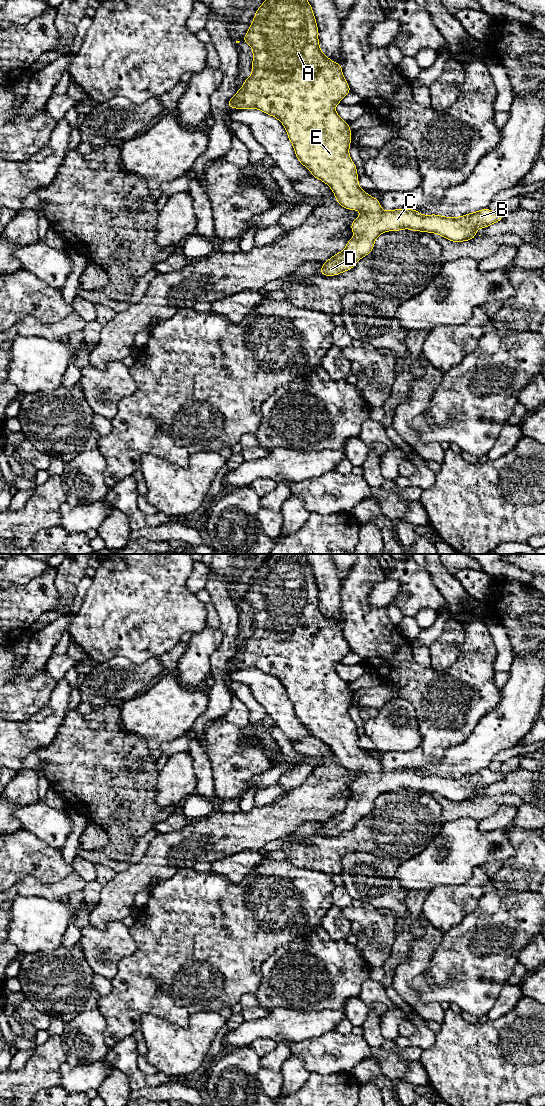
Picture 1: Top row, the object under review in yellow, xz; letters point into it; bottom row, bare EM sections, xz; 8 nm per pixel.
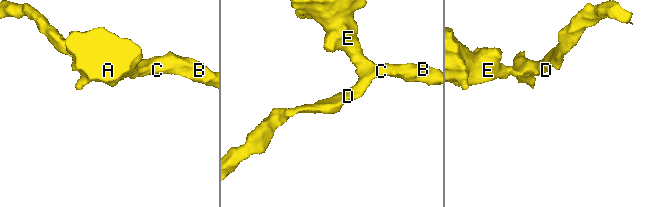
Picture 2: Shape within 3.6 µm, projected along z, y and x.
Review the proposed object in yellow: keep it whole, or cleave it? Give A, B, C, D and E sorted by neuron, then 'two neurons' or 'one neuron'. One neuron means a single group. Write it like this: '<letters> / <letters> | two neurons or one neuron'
A B C D E | one neuron

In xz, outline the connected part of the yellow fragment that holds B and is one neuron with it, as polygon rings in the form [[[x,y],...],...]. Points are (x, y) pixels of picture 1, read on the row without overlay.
[[[270,554],[256,571],[253,582],[242,600],[248,603],[253,611],[251,636],[244,641],[241,649],[229,660],[227,667],[255,668],[277,678],[285,687],[300,723],[310,730],[313,737],[320,739],[331,748],[340,766],[362,772],[351,784],[351,791],[355,797],[348,800],[342,812],[333,815],[322,825],[320,833],[324,836],[334,836],[351,830],[361,818],[373,810],[376,798],[387,791],[410,789],[435,793],[451,802],[463,802],[477,797],[475,794],[477,789],[486,788],[501,781],[503,774],[488,768],[461,777],[445,777],[437,774],[422,775],[415,769],[383,771],[379,760],[359,747],[357,727],[349,715],[351,689],[349,683],[342,680],[335,670],[335,666],[351,652],[351,649],[343,636],[342,625],[333,622],[320,610],[318,595],[319,591],[313,569],[305,554]]]

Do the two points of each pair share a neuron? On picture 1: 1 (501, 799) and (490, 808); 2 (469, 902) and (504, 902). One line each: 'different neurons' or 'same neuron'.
1: same neuron
2: different neurons

